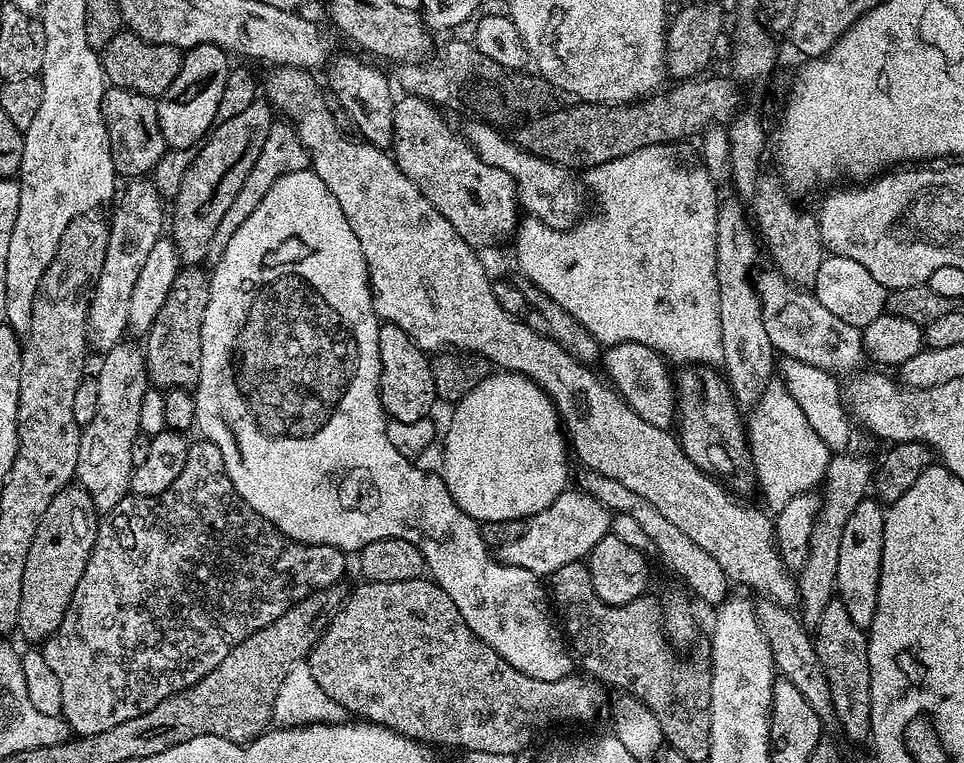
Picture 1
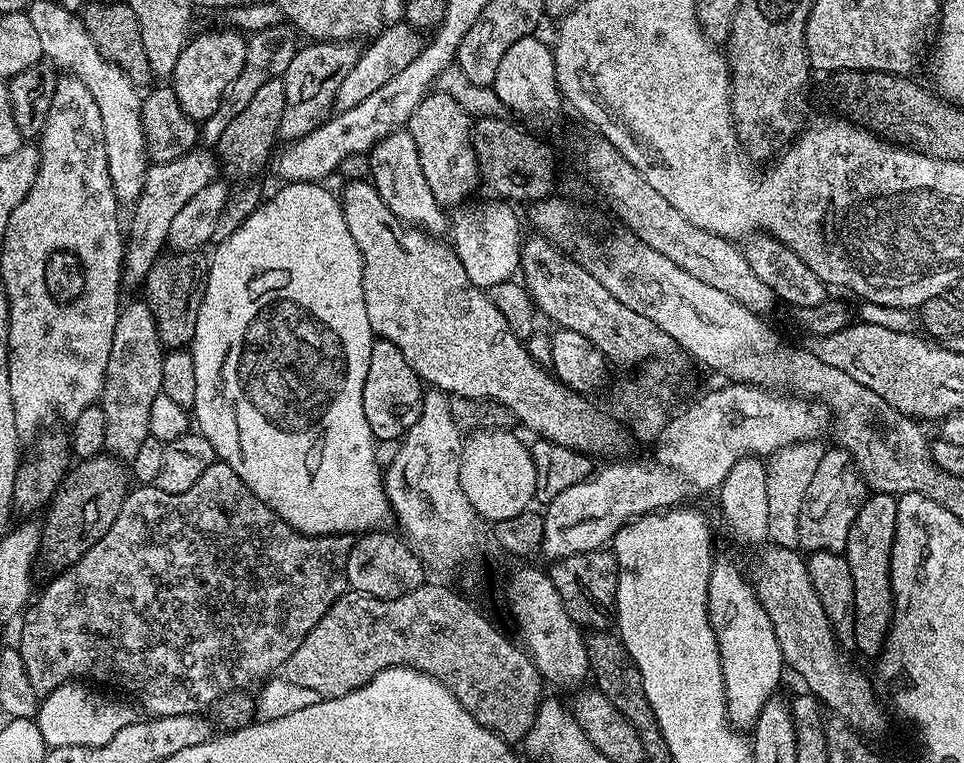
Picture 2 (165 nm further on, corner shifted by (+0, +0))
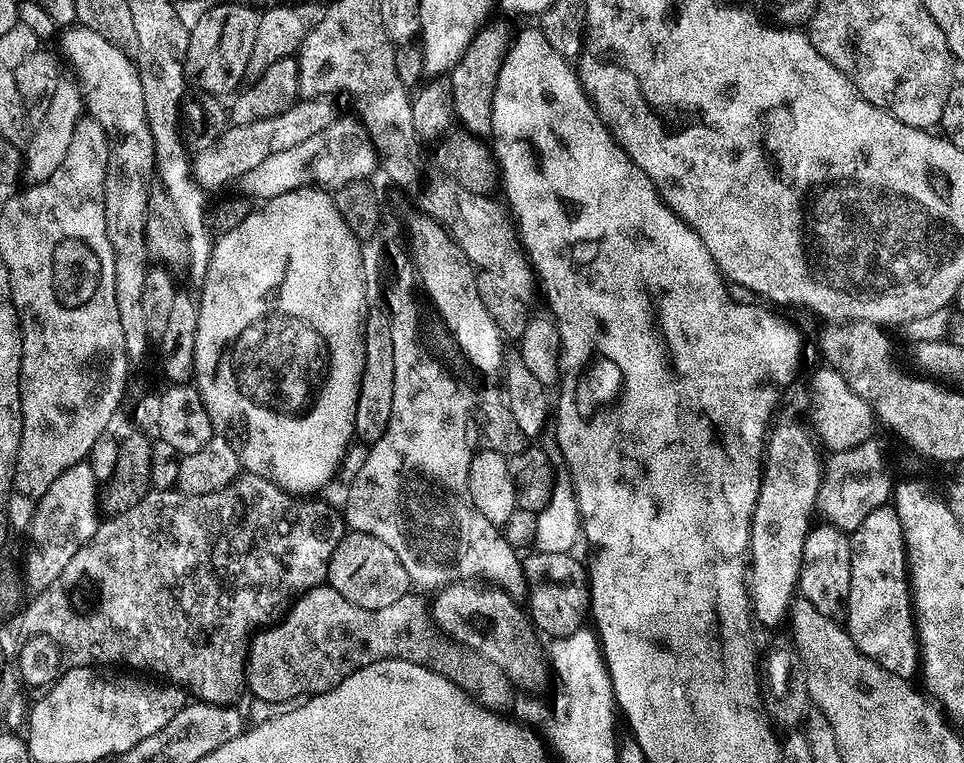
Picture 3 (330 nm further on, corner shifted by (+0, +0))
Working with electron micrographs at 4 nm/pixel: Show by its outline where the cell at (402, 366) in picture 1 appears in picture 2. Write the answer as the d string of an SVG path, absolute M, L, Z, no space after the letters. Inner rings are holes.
M383 338L373 339L370 366L366 370L366 382L362 390L362 406L373 437L377 441L399 441L418 420L424 393L419 374L412 369L410 362L406 362L402 350Z

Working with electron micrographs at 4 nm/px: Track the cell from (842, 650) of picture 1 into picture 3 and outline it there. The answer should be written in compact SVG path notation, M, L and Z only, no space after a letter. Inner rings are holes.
M820 522L809 527L802 546L798 592L814 606L814 610L833 618L845 615L850 594L850 542L849 533L838 530L833 524Z

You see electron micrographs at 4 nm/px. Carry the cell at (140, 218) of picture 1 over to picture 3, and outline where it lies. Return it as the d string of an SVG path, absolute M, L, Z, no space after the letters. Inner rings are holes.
M317 98L314 100L297 99L282 114L274 114L274 118L266 118L262 122L250 122L229 127L215 142L209 143L200 153L195 153L192 162L192 175L196 183L205 190L218 188L227 180L235 181L258 166L262 158L270 158L270 154L278 154L282 150L290 150L290 146L298 146L306 142L306 138L314 138L314 134L326 130L326 126L338 119L338 112L331 104L331 99Z

